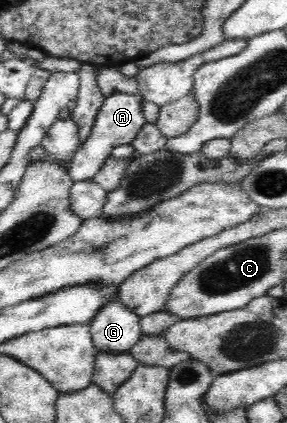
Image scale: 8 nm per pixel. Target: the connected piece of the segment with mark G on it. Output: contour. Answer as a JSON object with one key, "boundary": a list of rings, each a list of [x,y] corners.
{"boundary":[[[117,295],[99,309],[91,323],[91,336],[96,351],[125,353],[131,351],[142,337],[140,319],[127,309]]]}

